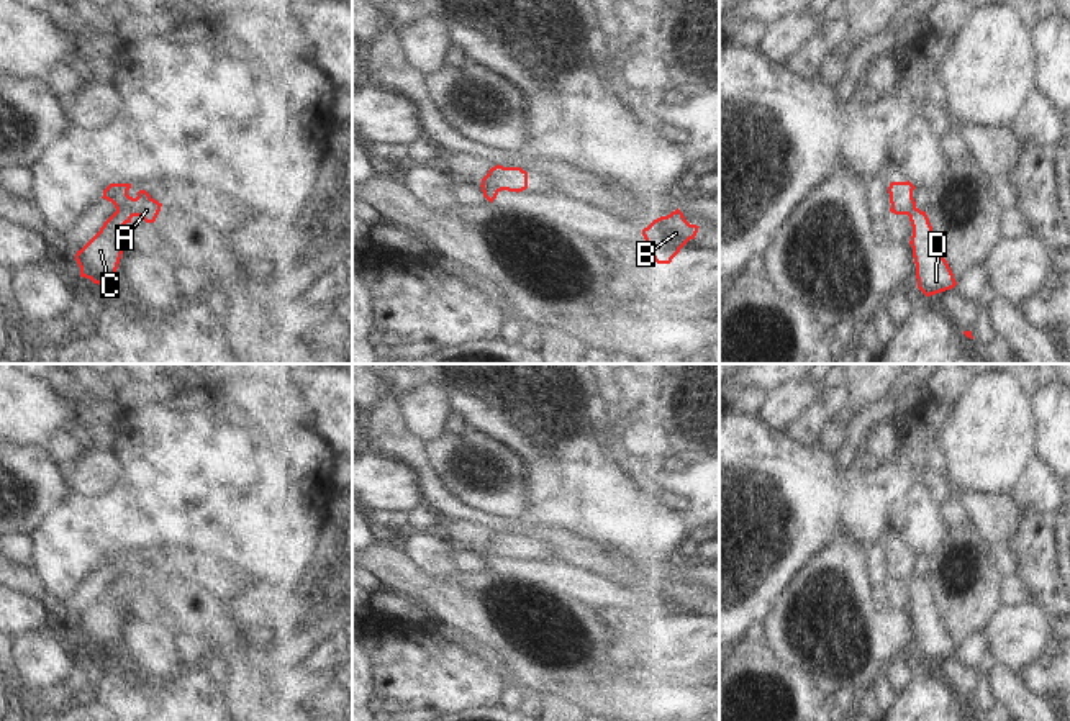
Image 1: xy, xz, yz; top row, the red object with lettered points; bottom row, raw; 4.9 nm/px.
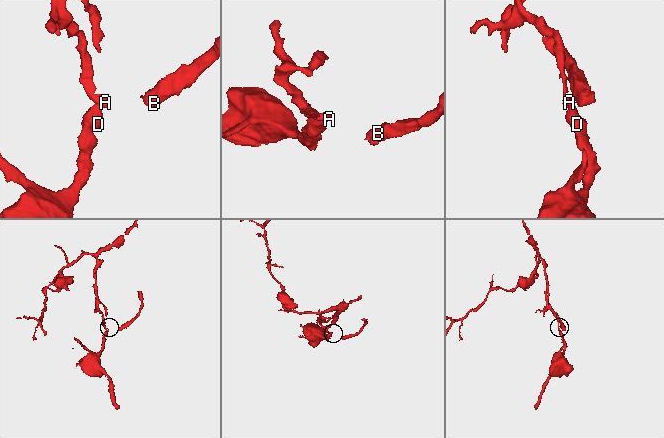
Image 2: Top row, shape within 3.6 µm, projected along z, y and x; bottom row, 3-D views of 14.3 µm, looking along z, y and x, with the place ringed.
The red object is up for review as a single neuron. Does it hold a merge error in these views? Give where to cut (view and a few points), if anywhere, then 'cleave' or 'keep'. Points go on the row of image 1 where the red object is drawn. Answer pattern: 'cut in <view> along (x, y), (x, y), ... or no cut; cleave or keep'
cut in xy along (117, 210), (125, 210), (131, 217); cleave

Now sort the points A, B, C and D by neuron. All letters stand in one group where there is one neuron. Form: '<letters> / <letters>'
A / B C D

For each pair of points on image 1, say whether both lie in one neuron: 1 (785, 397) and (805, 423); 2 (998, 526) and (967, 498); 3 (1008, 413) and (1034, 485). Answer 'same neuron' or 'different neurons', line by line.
1: different neurons
2: same neuron
3: different neurons

